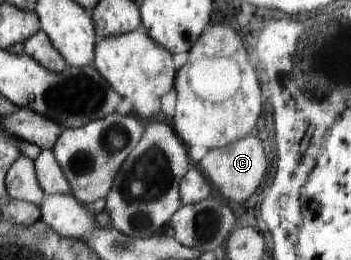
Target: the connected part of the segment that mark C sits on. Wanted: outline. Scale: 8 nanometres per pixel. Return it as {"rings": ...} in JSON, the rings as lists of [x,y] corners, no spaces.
{"rings":[[[252,135],[243,137],[230,145],[209,150],[198,166],[208,181],[216,185],[221,198],[227,203],[228,201],[244,203],[260,187],[266,175],[266,159],[264,159],[262,142],[258,136]]]}

